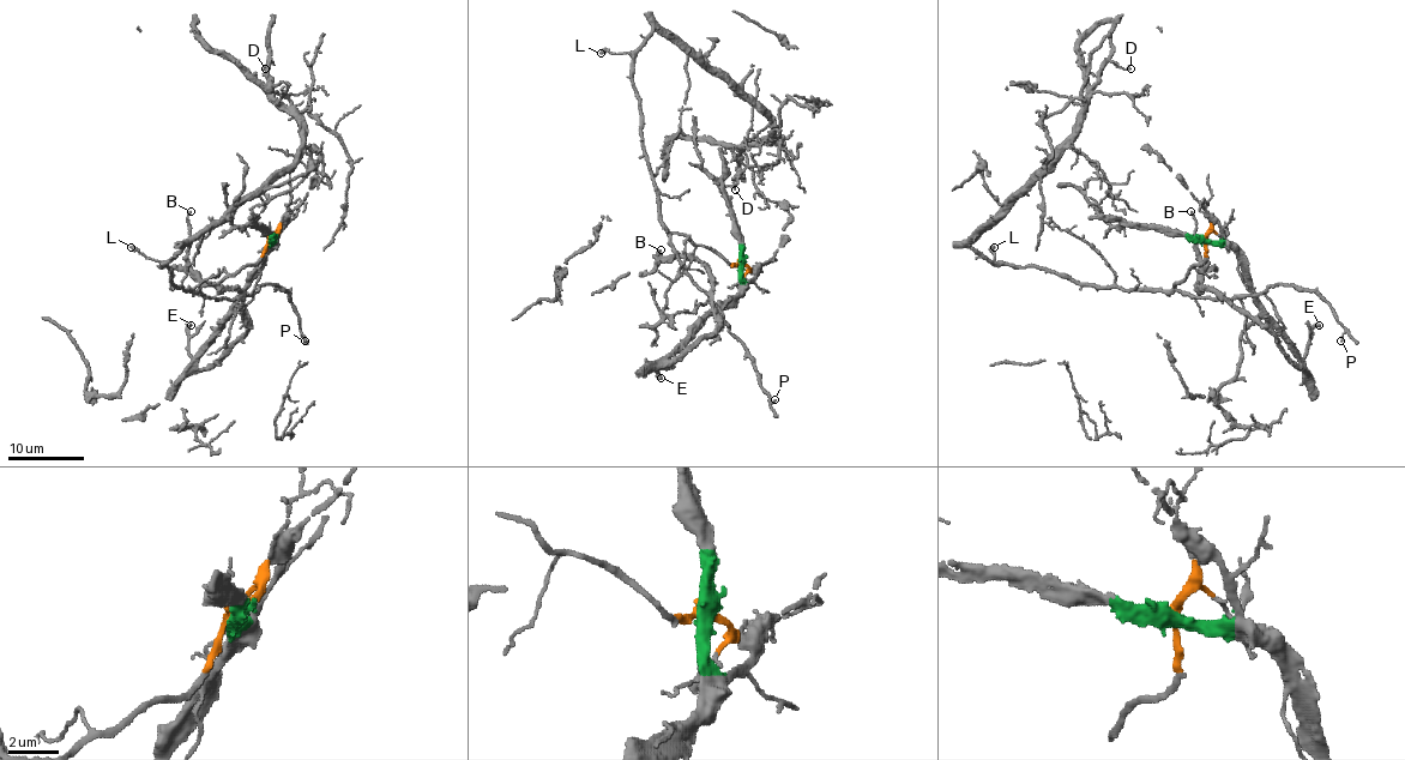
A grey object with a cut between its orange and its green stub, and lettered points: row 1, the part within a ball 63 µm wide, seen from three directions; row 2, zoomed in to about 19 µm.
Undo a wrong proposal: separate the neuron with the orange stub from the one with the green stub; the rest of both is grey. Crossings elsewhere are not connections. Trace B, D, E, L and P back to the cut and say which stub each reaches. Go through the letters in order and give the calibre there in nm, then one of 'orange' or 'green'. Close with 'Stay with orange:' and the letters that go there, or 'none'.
B: calibre 130 nm; green
D: calibre 100 nm; orange
E: calibre 340 nm; green
L: calibre 340 nm; orange
P: calibre 90 nm; orange
Stay with orange: D, L, P

